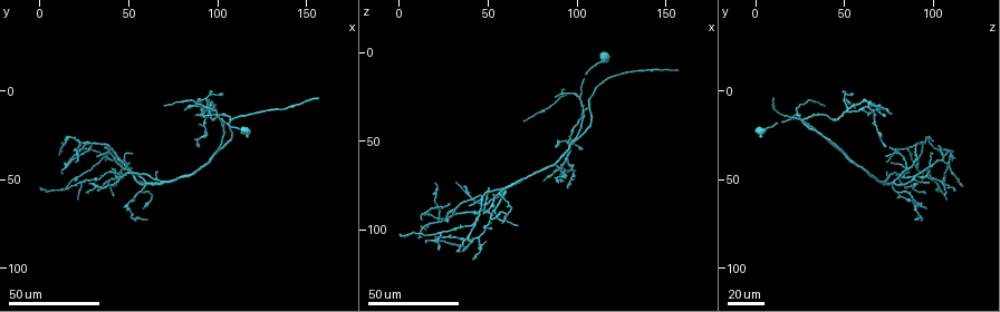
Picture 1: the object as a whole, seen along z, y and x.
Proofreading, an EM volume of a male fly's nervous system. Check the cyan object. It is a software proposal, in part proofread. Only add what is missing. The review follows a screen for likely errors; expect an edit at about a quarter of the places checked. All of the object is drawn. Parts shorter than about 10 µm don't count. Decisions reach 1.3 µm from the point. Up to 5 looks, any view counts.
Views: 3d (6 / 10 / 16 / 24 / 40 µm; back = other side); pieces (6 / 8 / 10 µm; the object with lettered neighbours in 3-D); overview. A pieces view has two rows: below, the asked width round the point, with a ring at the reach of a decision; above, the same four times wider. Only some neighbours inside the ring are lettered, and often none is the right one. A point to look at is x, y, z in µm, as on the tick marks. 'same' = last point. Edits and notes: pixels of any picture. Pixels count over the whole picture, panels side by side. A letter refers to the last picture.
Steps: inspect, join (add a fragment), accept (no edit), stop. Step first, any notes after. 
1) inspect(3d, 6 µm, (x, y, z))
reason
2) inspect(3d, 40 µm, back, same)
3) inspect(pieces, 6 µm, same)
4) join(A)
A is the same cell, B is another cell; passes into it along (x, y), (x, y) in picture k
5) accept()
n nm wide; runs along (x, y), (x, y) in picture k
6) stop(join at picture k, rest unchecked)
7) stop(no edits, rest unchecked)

inspect(3d, 40 µm, (21, 60, 107))
thin end

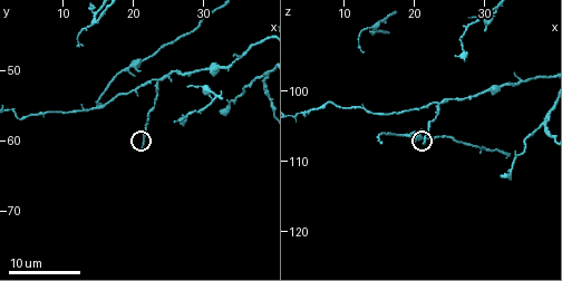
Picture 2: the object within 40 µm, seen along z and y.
inspect(pieces, 10 µm, (21.5, 61.0, 107.5))
what lies round it

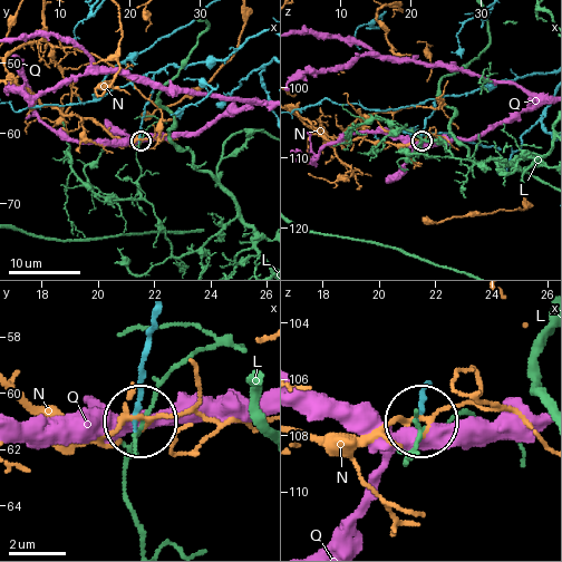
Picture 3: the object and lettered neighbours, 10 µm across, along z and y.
accept()
L, N and Q are other cells; runs along (160, 315), (141, 372), (141, 413) in picture 3; no lettered fragment goes on from it

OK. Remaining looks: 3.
inspect(3d, 24 µm, (33.0, 56.5, 112.0))
an open end

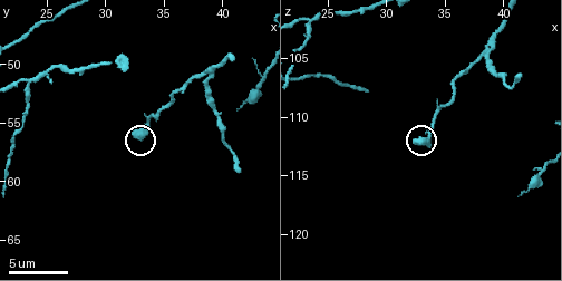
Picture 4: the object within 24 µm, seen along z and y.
inspect(pieces, 10 µm, (32.8, 56.4, 112.0))

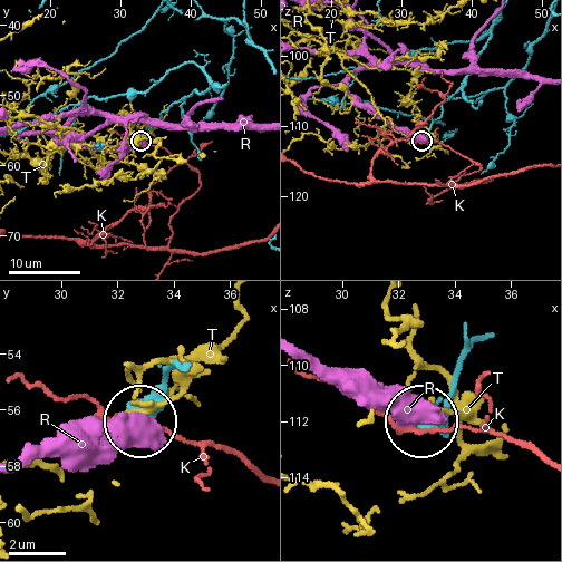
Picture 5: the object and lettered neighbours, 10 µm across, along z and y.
accept()
K, R and T are other cells; runs along (182, 365), (161, 379), (142, 420) in picture 5; none of them fits

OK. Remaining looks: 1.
stop(no edits, rest unchecked)

